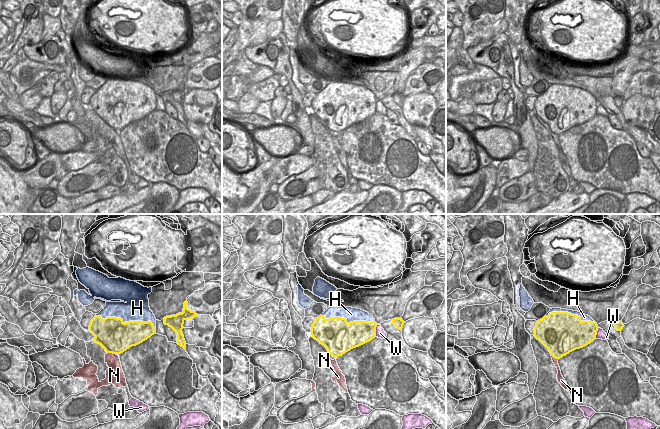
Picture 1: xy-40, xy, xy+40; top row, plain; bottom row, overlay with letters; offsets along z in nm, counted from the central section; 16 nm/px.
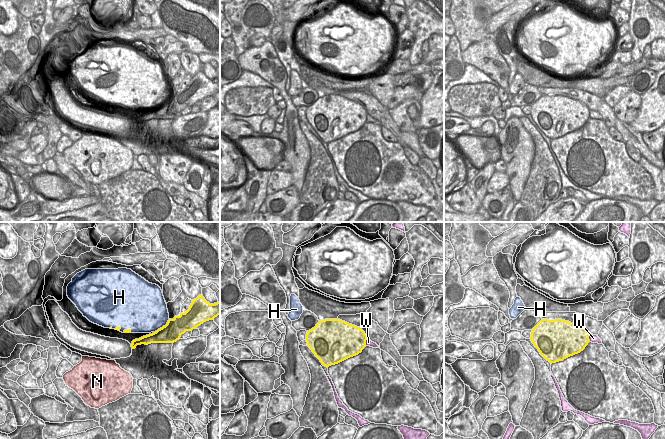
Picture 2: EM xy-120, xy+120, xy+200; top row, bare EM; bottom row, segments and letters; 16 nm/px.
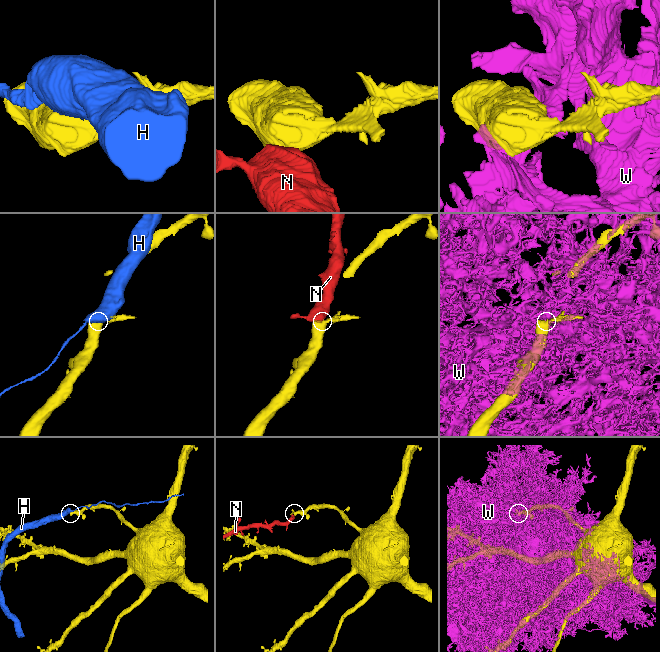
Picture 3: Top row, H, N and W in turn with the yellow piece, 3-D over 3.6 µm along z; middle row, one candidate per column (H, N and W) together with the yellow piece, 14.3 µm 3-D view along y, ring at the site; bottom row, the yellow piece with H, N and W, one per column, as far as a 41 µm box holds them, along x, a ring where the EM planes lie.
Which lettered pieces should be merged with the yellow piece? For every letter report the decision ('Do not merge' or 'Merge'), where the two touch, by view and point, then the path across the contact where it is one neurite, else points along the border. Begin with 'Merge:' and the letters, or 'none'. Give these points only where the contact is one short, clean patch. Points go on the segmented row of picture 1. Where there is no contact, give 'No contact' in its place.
Merge: N
H: Do not merge. Touches yellow at xy-40 (126, 322)
N: Merge. Touches yellow at xy-40 (111, 352). Path across: xy-40 (115, 337), (111, 352), (113, 362)
W: Do not merge. Touches yellow at xy (375, 331)

